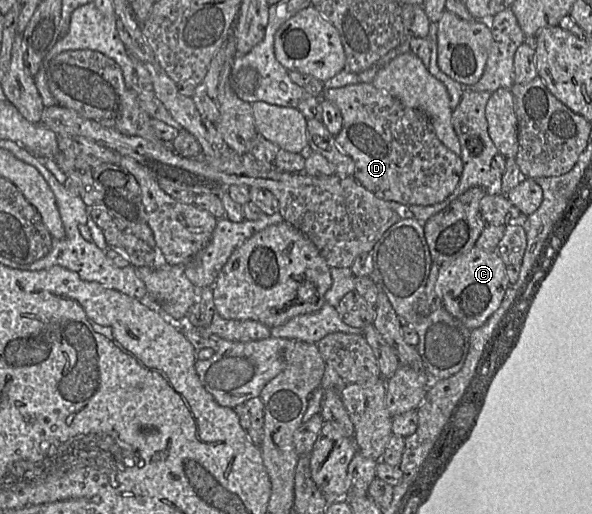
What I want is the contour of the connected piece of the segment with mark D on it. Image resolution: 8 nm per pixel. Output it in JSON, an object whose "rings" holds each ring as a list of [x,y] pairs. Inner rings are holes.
{"rings":[[[357,83],[323,91],[323,97],[331,101],[341,112],[343,126],[335,141],[338,148],[350,156],[355,164],[353,178],[364,188],[385,201],[407,206],[434,205],[447,198],[459,183],[463,162],[460,155],[449,150],[435,135],[425,113],[403,105],[398,99],[377,89],[372,83]]]}

